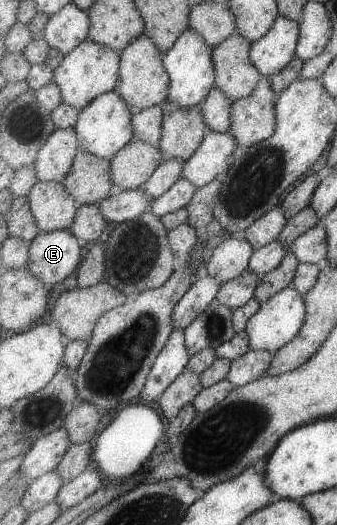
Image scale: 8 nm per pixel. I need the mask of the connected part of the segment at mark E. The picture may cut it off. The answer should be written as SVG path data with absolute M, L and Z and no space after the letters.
M71 230L40 232L31 246L28 265L48 287L76 275L86 248Z

